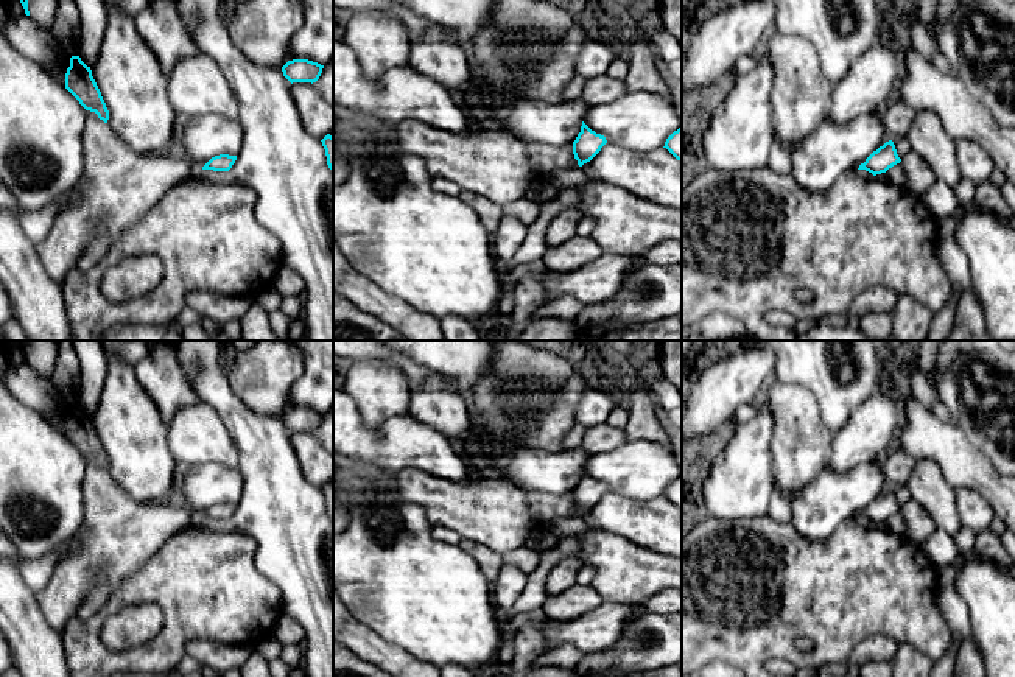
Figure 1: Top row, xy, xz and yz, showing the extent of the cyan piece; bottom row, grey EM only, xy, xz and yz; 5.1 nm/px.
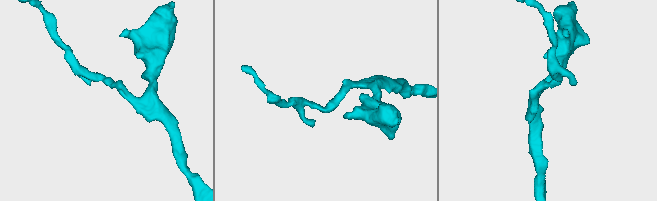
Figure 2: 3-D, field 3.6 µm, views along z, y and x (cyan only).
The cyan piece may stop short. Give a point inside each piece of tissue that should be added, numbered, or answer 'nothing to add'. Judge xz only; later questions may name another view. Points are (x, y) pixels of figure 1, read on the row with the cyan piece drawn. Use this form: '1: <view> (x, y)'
nothing to add

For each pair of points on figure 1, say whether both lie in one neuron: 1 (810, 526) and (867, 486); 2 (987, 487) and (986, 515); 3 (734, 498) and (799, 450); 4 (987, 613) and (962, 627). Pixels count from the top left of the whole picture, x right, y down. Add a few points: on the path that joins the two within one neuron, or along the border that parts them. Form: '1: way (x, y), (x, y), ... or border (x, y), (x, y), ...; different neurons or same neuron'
1: way (824, 517), (853, 491); same neuron
2: border (956, 487), (976, 491), (989, 503), (995, 515); different neurons
3: border (772, 433), (771, 473), (776, 486); different neurons
4: border (955, 590), (965, 606), (972, 638); different neurons

